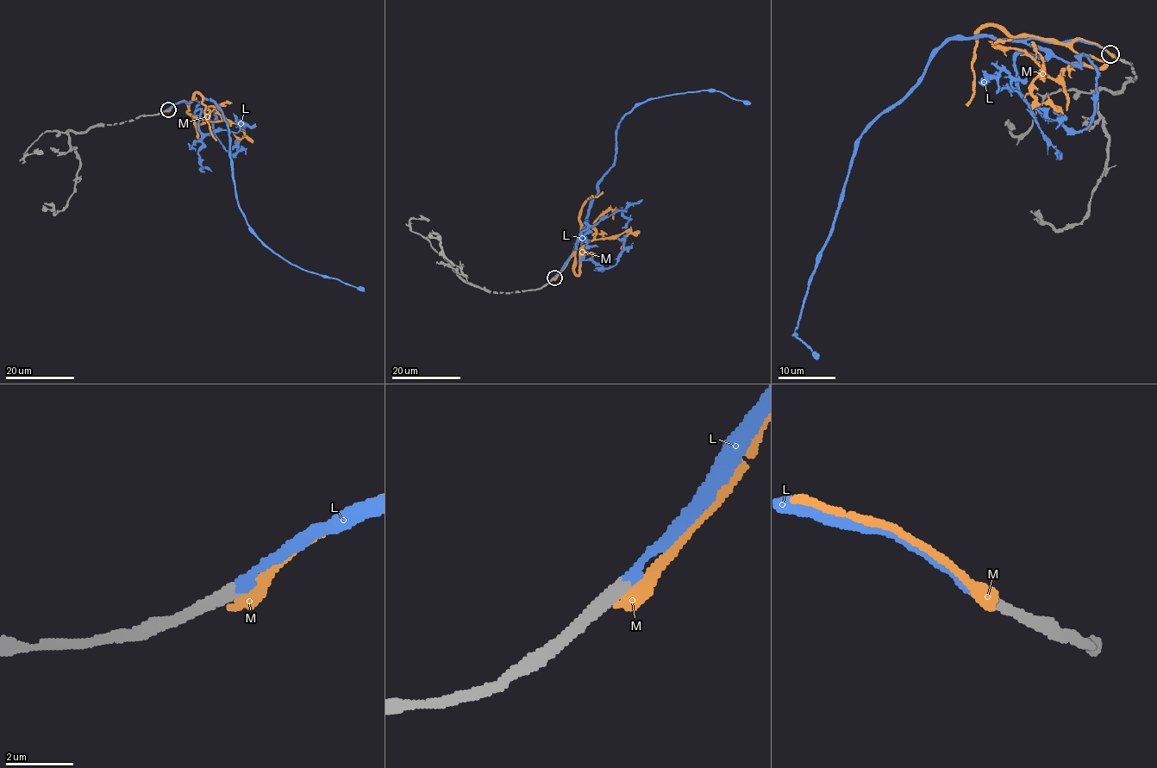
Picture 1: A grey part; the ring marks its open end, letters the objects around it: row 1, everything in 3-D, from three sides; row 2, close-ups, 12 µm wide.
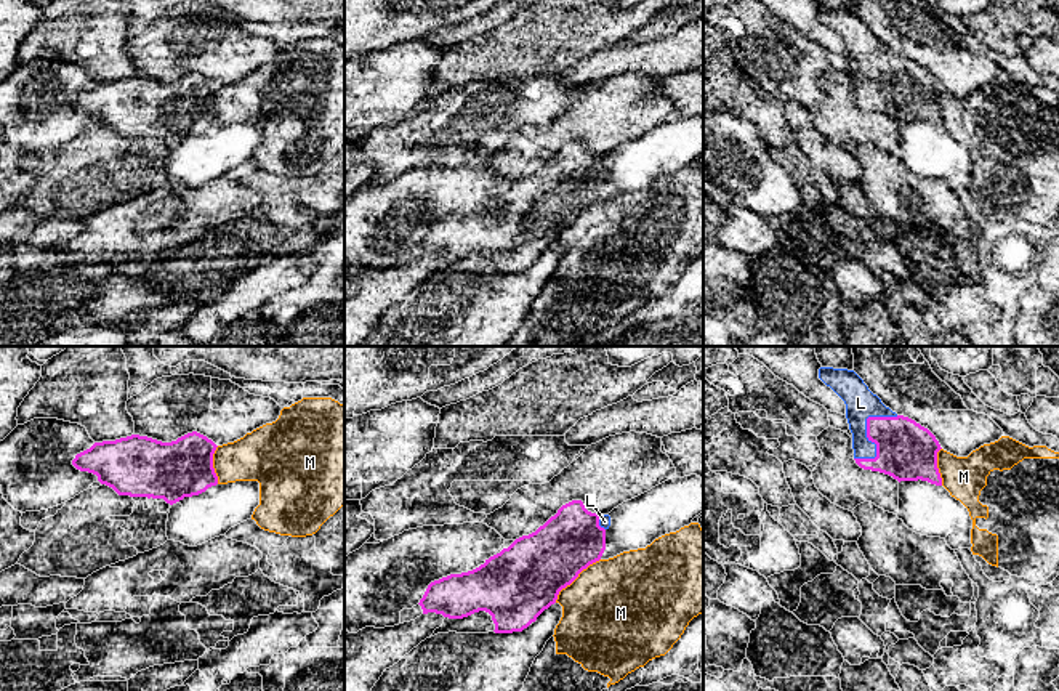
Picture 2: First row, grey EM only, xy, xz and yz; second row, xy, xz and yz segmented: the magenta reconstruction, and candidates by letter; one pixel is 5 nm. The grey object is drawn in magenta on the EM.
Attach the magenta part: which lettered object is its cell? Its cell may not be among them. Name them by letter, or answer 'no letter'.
L

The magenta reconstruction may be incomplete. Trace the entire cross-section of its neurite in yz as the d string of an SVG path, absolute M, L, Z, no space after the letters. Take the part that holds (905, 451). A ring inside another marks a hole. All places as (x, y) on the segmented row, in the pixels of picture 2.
M820 367L819 378L846 404L854 460L864 470L900 481L928 481L942 486L936 436L915 420L897 415L848 369Z

